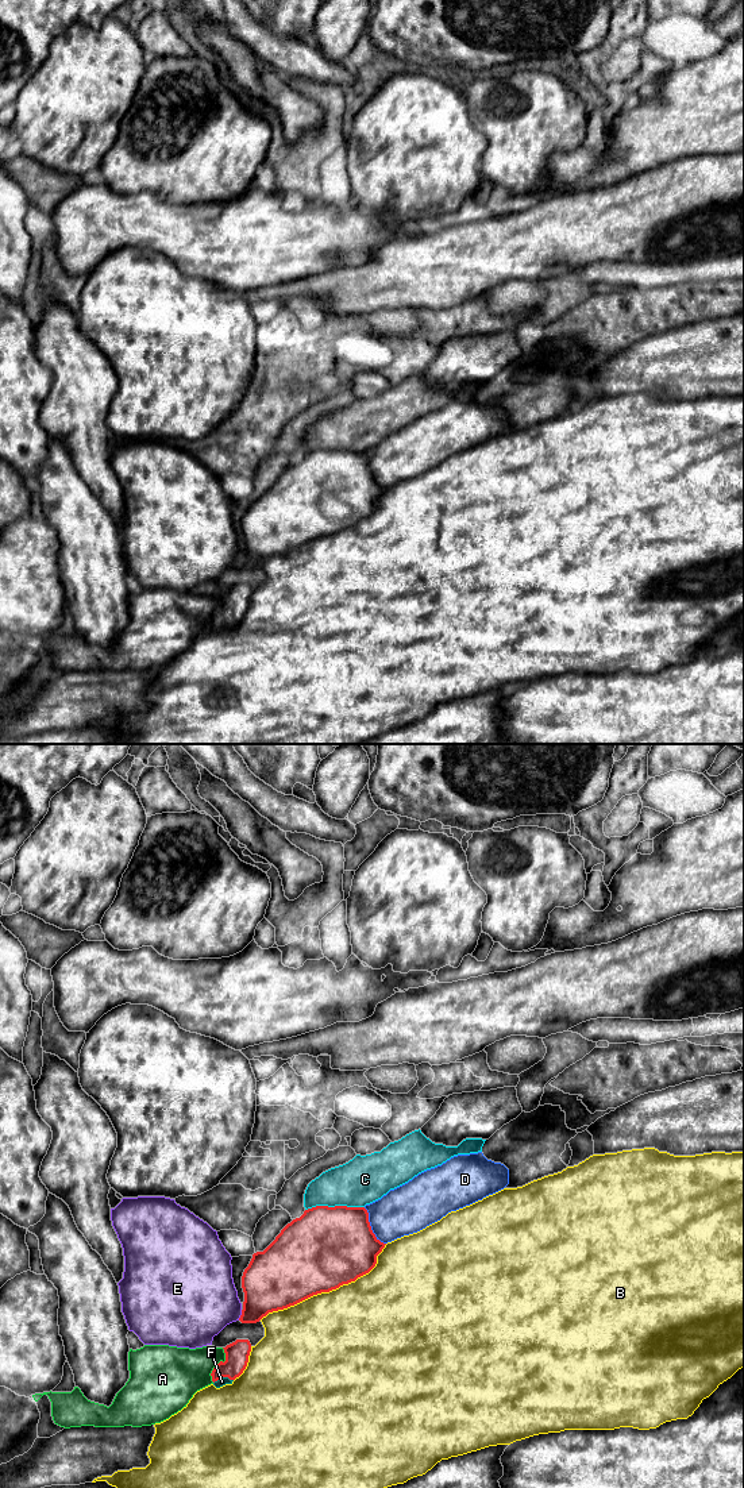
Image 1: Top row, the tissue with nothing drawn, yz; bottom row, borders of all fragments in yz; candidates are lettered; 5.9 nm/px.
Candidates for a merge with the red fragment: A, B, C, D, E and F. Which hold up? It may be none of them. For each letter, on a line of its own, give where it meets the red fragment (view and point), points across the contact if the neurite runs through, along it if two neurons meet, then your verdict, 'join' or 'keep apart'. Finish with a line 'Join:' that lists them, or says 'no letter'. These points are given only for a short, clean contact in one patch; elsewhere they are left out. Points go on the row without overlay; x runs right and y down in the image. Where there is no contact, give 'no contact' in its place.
A: yz (218, 608) | along yz (223, 592), (224, 604), (214, 612), (211, 617), (212, 625) | keep apart
B: yz (327, 535) | keep apart
C: yz (335, 450) | keep apart
D: yz (370, 470) | keep apart
E: yz (241, 559) | keep apart
F: yz (223, 620) | across yz (236, 598), (235, 608), (223, 620), (222, 625) | join
Join: F

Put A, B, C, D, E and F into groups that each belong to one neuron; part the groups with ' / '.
A / B / C / D / E / F

